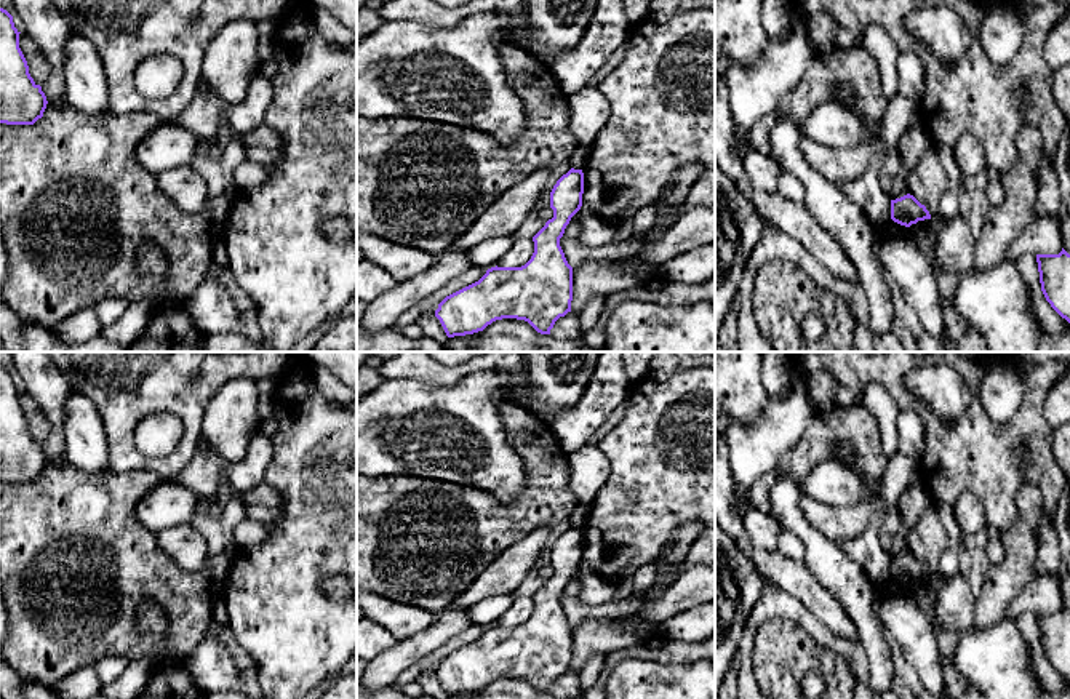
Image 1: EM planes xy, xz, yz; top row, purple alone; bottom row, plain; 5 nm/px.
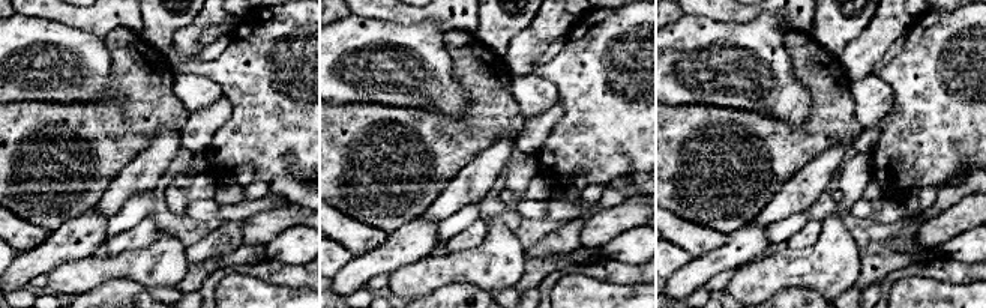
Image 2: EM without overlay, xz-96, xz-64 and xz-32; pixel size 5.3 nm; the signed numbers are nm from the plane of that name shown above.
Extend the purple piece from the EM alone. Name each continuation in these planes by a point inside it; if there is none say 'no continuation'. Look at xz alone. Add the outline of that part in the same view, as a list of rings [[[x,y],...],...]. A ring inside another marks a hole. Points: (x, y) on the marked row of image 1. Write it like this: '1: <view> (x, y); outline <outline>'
no continuation

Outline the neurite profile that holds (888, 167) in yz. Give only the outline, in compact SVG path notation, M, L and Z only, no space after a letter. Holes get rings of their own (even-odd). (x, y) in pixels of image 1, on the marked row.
M876 138L872 139L870 146L873 147L873 152L875 152L873 166L878 171L878 181L883 190L886 192L886 195L889 197L889 200L896 200L897 195L894 190L894 182L900 171L899 158L896 155L886 155L884 149L878 149Z

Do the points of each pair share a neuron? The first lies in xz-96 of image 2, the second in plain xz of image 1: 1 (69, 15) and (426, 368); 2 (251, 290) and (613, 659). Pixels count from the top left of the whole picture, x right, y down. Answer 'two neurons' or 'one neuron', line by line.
1: one neuron
2: two neurons

